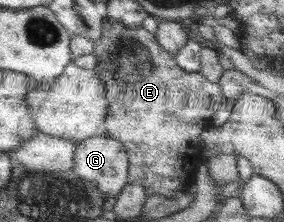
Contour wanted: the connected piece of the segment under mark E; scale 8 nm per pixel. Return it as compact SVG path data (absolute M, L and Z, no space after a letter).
M105 17L104 24L102 24L101 39L98 39L97 43L94 43L93 54L96 55L96 75L104 81L106 85L106 99L110 103L108 109L108 117L104 120L102 125L102 132L105 133L109 138L115 138L116 141L121 141L125 147L128 148L127 152L131 157L131 162L128 166L128 177L127 184L137 183L139 180L144 183L143 187L146 189L146 195L163 195L166 198L175 199L175 197L180 193L181 187L188 187L191 182L193 182L197 169L200 163L205 161L205 149L204 145L200 141L200 133L202 131L211 127L212 115L218 111L223 97L220 89L220 84L218 82L211 82L206 79L204 74L198 72L188 72L184 71L175 61L175 55L163 49L159 44L157 44L156 36L153 33L148 32L142 26L137 28L130 28L124 24L114 20L112 18Z

